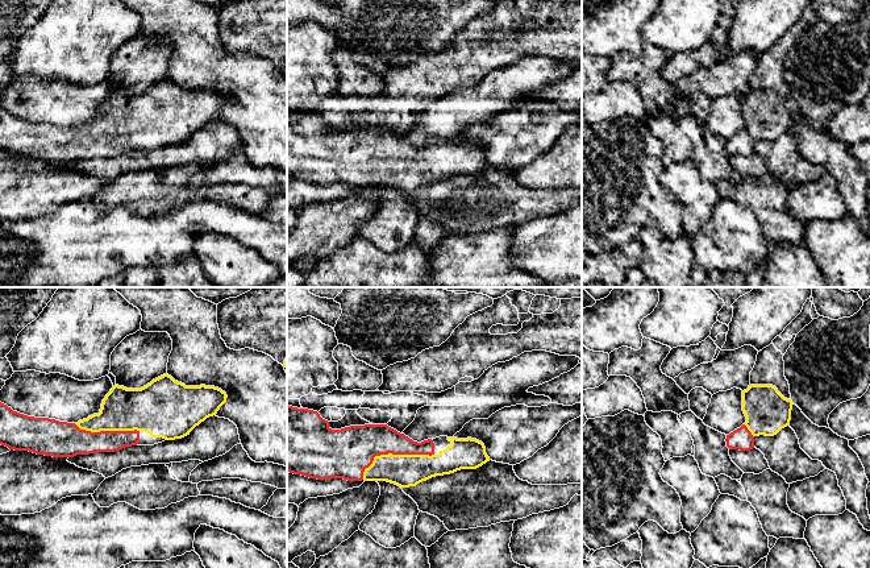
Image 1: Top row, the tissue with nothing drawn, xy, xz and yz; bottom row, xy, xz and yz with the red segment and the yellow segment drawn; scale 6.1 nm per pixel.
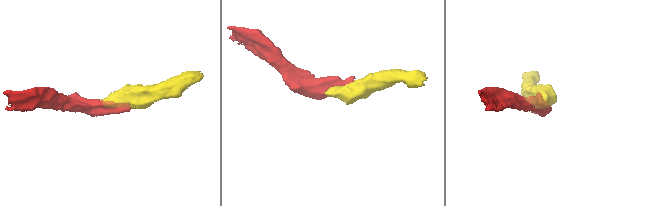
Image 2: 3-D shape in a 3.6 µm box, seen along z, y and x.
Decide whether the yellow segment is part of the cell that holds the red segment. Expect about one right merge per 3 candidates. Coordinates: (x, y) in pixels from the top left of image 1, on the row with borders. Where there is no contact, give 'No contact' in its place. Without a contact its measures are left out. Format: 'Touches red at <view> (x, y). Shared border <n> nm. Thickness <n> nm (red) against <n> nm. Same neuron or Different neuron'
Touches red at xz (392, 454). Shared border 460 nm. Thickness 280 nm (red) against 200 nm. Same neuron

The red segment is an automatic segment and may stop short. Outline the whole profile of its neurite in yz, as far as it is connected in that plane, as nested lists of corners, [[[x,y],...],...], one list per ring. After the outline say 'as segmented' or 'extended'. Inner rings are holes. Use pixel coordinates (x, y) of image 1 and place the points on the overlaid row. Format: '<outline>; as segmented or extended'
[[[749,385],[742,391],[742,411],[746,422],[729,435],[729,449],[750,451],[754,438],[774,436],[791,420],[792,401],[784,398],[773,385]]]; extended

